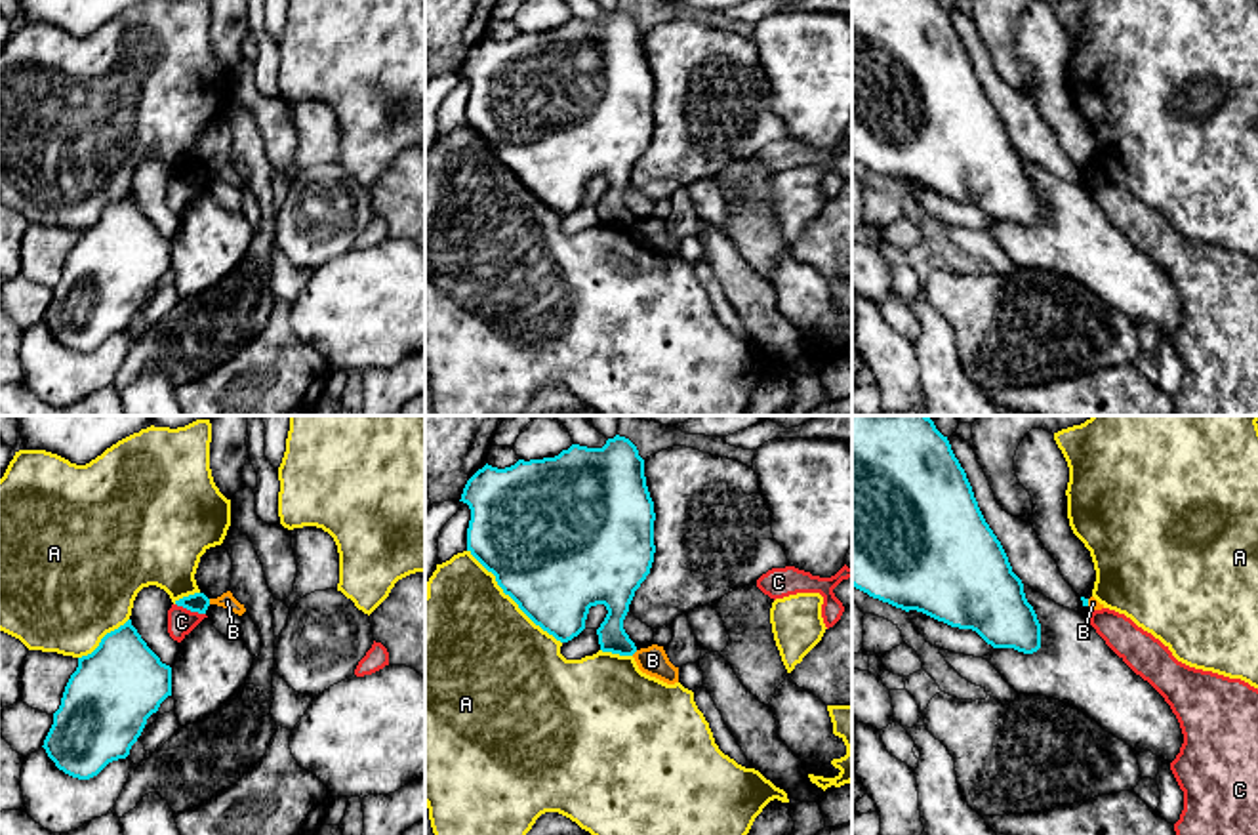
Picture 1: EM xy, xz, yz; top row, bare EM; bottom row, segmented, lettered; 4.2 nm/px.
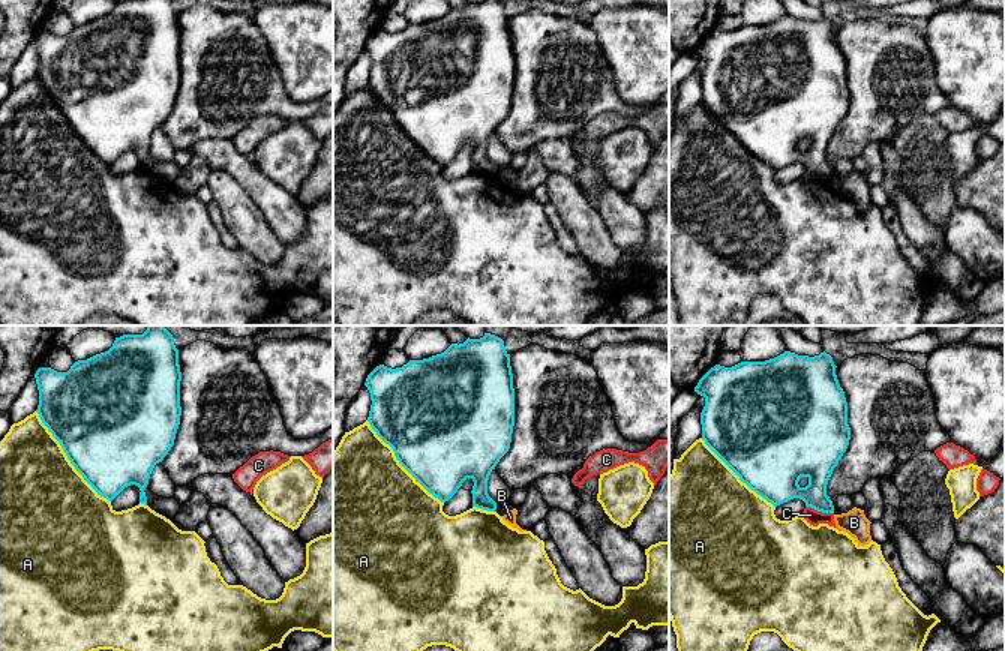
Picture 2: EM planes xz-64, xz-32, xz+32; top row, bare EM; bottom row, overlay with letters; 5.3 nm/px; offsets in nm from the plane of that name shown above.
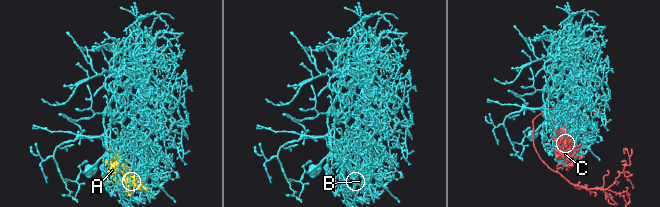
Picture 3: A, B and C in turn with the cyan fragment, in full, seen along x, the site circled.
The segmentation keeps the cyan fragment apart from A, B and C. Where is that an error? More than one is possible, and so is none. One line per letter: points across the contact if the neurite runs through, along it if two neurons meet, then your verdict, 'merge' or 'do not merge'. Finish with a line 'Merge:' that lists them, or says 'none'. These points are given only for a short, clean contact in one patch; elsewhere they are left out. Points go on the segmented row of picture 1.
A: do not merge
B: border xy (208, 599), (210, 603); do not merge
C: do not merge
Merge: none

